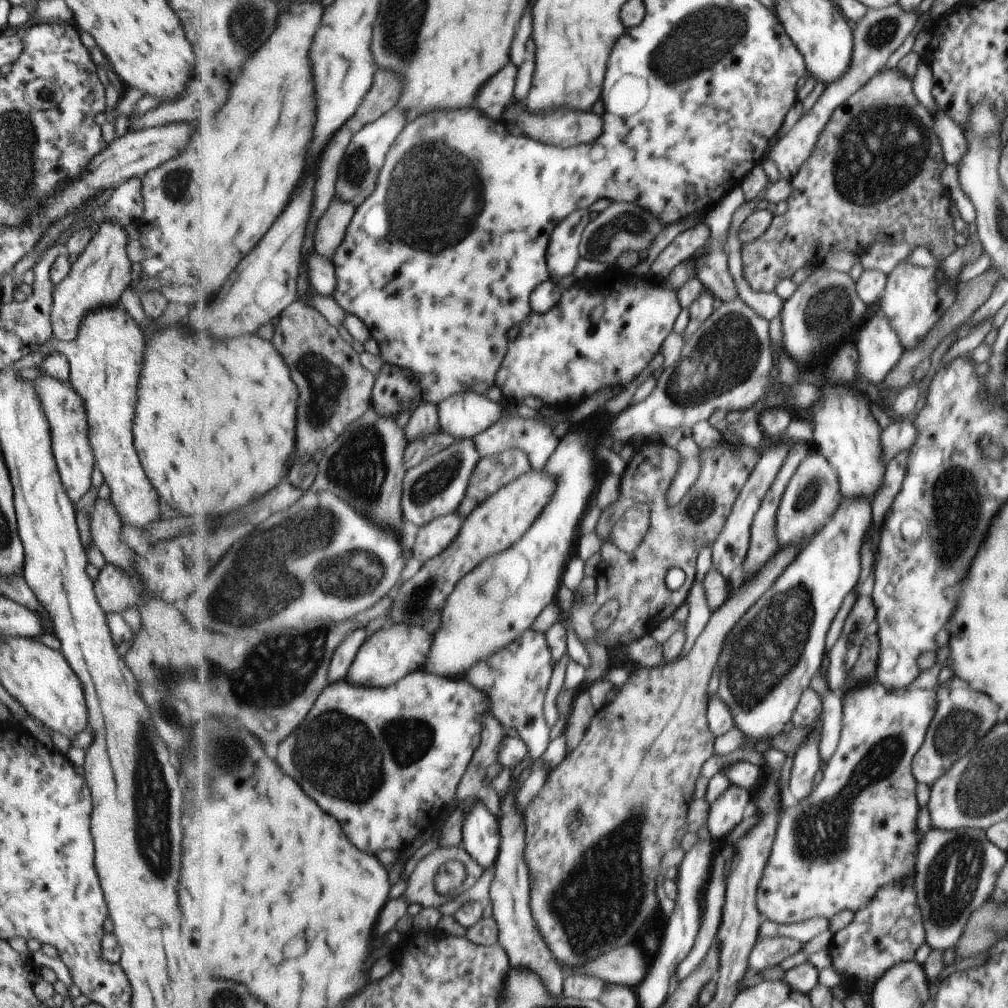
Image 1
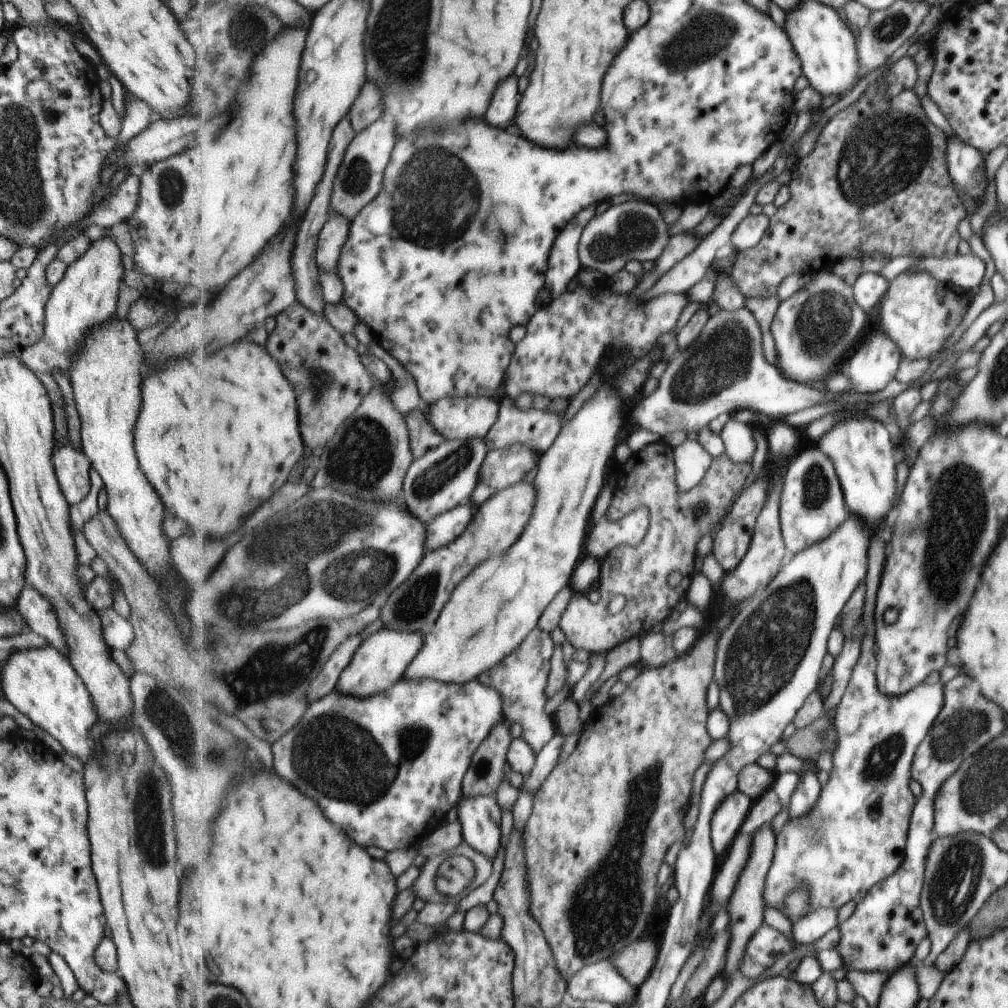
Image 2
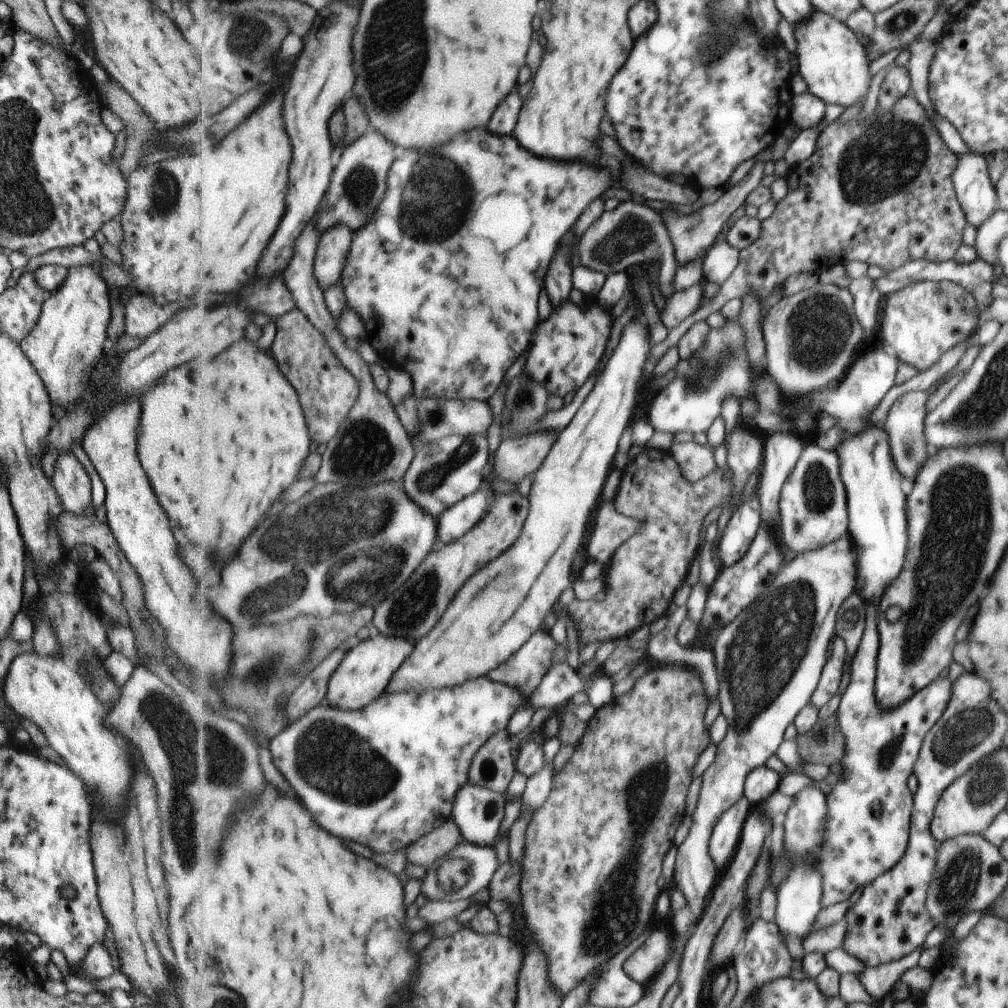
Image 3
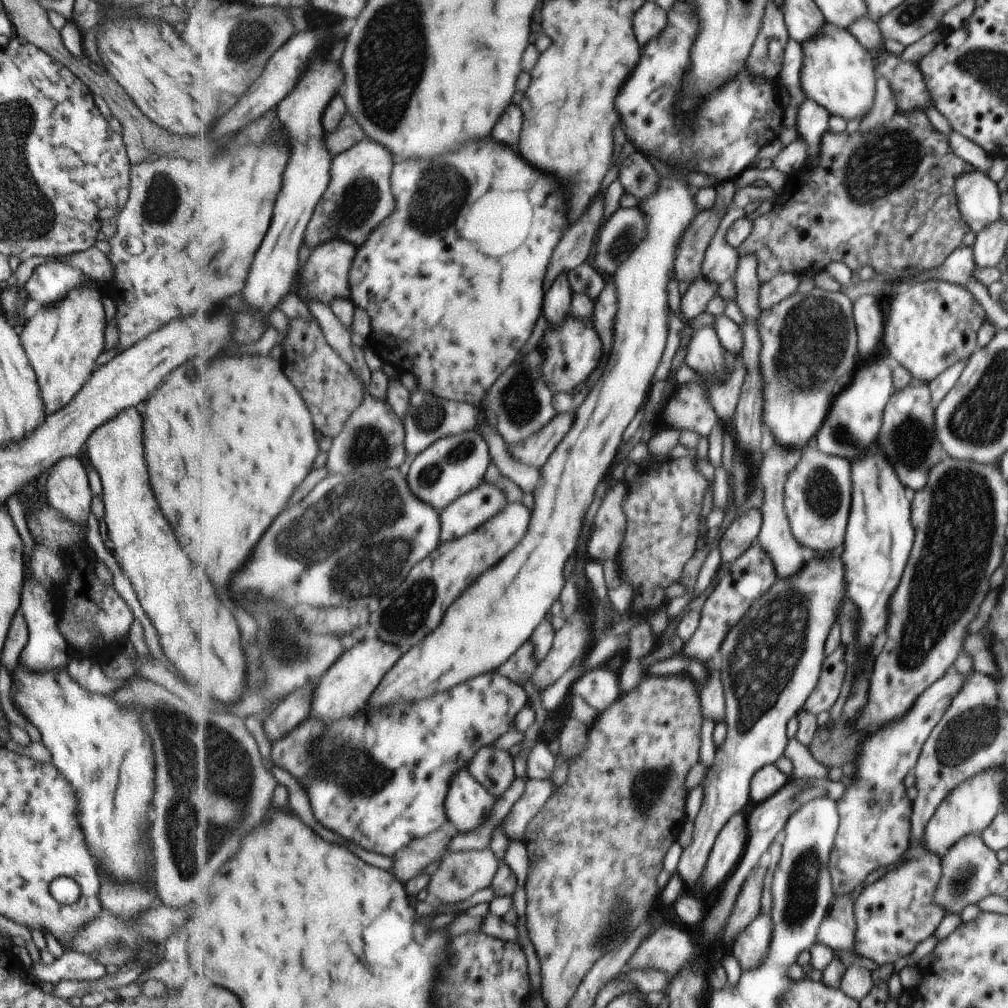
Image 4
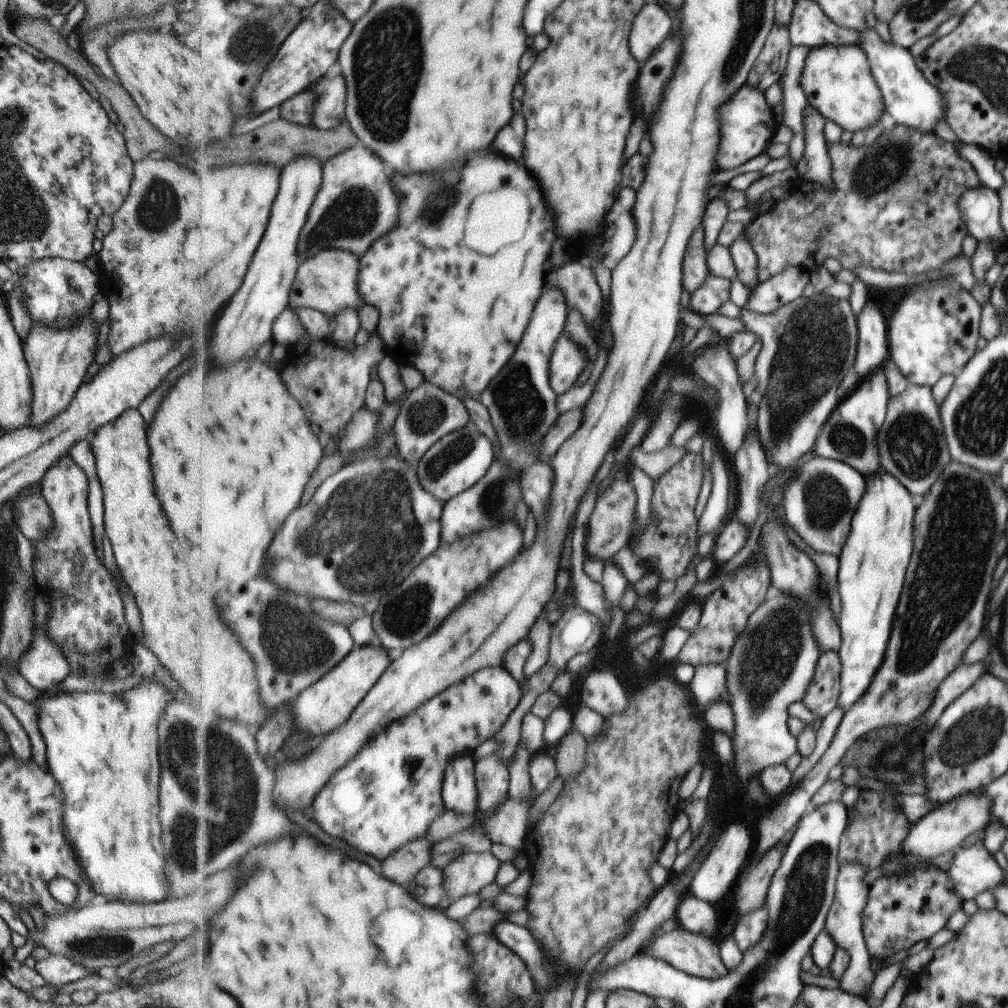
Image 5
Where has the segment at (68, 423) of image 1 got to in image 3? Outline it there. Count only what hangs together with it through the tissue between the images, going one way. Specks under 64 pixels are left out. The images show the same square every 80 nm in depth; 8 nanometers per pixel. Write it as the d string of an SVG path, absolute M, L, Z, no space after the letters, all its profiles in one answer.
M70 452L59 453L53 474L49 478L62 509L74 515L83 514L83 509L91 500L91 487L89 476L77 458Z

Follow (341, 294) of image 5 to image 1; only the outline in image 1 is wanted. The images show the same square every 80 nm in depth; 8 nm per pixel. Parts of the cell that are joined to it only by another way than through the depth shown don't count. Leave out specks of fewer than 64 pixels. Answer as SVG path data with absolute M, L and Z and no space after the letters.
M335 198L316 224L314 250L333 260L336 250L344 242L348 226L356 214L356 206L351 201Z

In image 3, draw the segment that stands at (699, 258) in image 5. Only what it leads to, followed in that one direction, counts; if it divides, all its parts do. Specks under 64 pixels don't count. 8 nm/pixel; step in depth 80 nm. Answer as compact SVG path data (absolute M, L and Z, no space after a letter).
M758 162L752 167L751 171L734 187L725 192L719 199L717 199L712 205L703 206L701 212L695 212L695 214L681 214L673 208L665 208L663 210L663 220L667 224L667 218L677 218L675 224L671 226L671 238L673 238L673 244L675 244L675 250L677 250L677 260L679 262L693 262L697 258L701 258L703 253L709 252L711 246L715 244L720 233L724 230L729 219L734 216L734 213L746 205L748 196L761 184L763 176L765 176L765 162Z

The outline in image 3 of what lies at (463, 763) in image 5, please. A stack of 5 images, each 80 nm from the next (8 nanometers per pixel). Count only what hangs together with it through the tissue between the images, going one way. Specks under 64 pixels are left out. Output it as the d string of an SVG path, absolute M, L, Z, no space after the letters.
M467 783L458 793L452 820L461 829L465 839L482 847L493 847L497 844L501 834L501 822L505 818L506 795Z

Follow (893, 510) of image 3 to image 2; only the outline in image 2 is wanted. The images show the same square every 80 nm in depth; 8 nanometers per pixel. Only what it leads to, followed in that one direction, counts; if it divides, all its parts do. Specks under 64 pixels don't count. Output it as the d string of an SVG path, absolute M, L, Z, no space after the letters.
M853 417L837 422L821 440L819 448L825 448L835 460L844 495L849 500L851 512L859 514L861 520L873 530L887 512L893 514L895 506L895 472L893 472L893 442L890 426L871 418Z

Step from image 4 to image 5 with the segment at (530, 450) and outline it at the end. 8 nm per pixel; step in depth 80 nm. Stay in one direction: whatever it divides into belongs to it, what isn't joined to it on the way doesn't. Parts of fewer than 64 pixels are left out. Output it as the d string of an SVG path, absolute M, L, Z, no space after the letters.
M581 410L561 414L557 424L551 428L549 436L545 436L545 440L543 440L539 460L541 462L551 462L551 458L557 454L557 450L563 446L563 442L567 442L581 424L583 424L583 412Z

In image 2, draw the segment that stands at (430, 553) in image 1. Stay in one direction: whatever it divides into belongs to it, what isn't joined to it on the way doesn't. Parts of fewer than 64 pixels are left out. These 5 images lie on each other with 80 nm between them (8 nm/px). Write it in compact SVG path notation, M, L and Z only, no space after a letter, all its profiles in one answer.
M461 505L446 512L437 519L430 520L427 554L455 542L471 524L475 516L475 508Z

